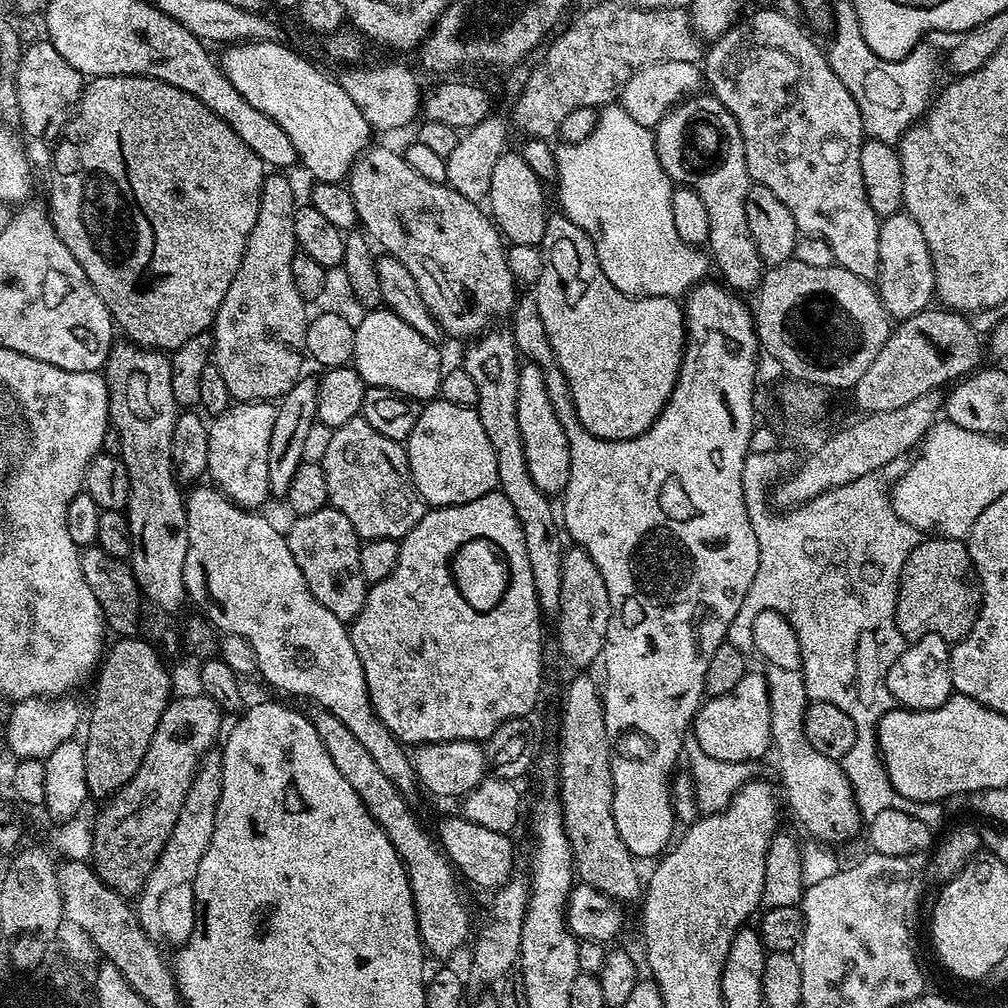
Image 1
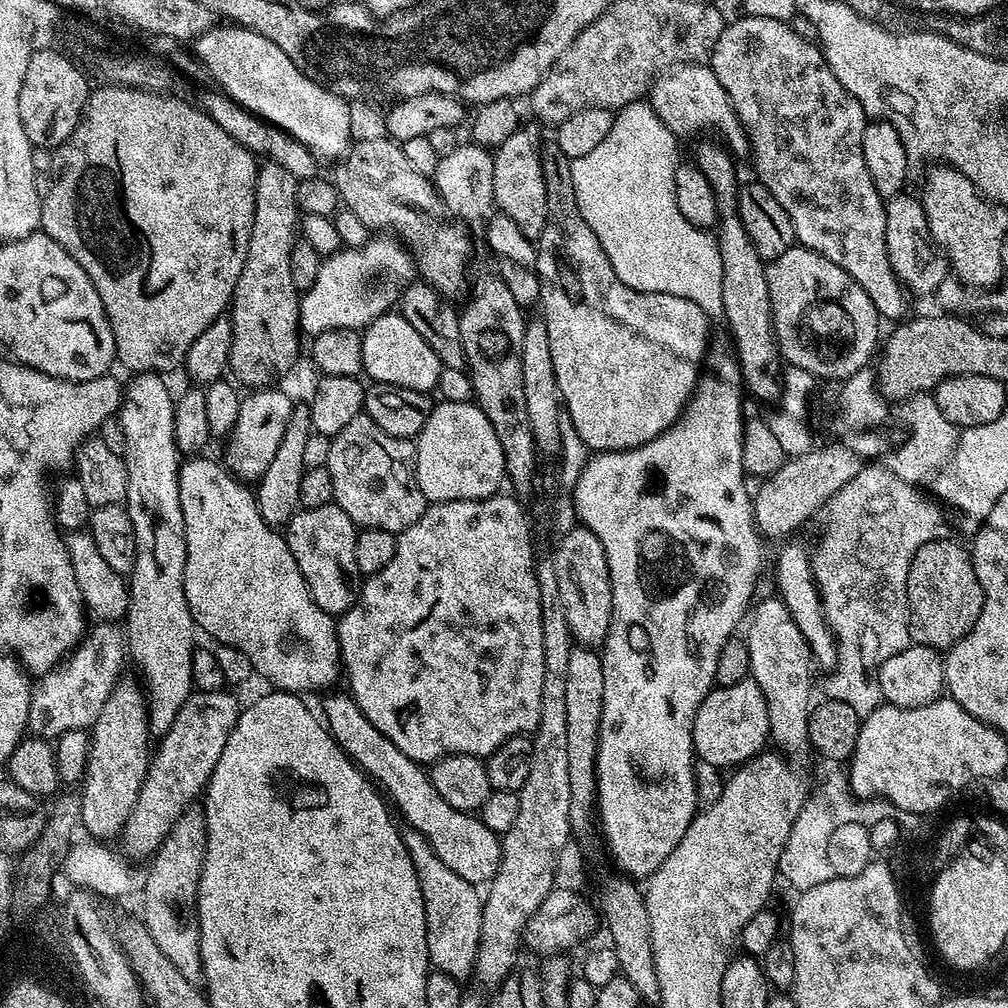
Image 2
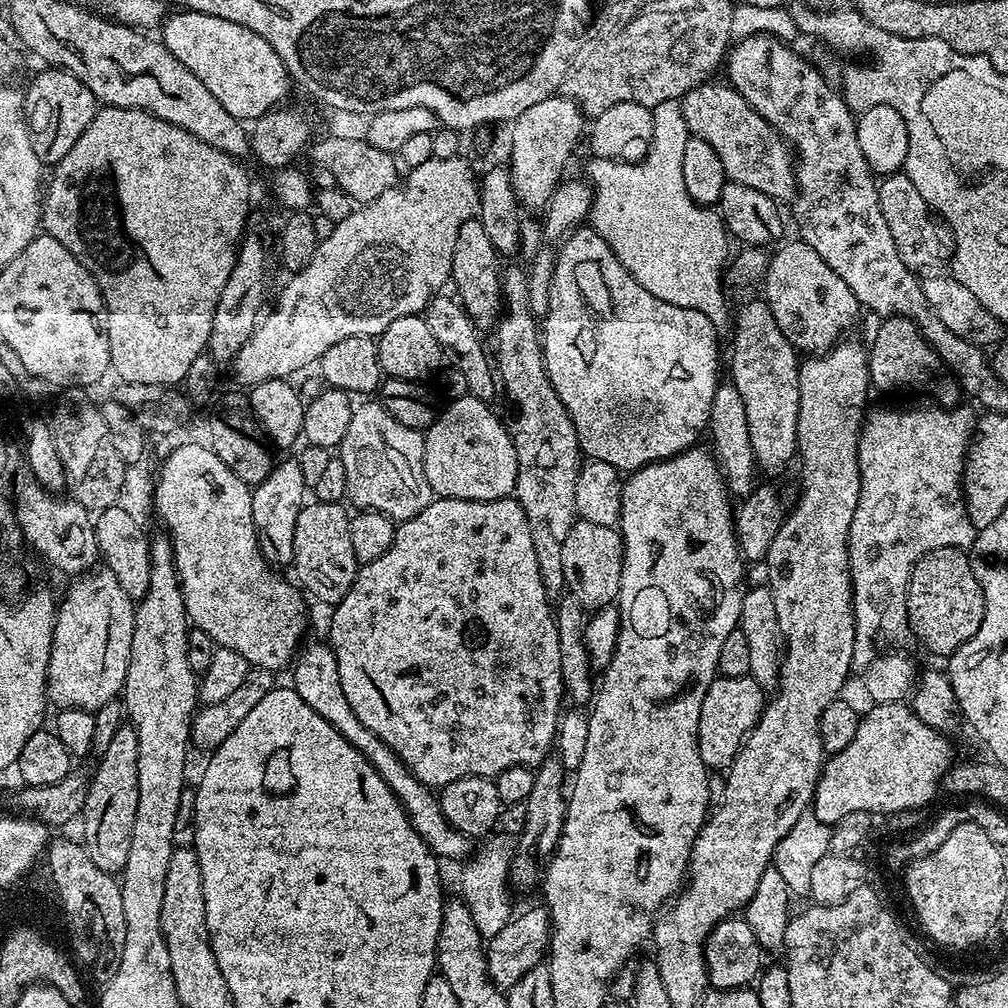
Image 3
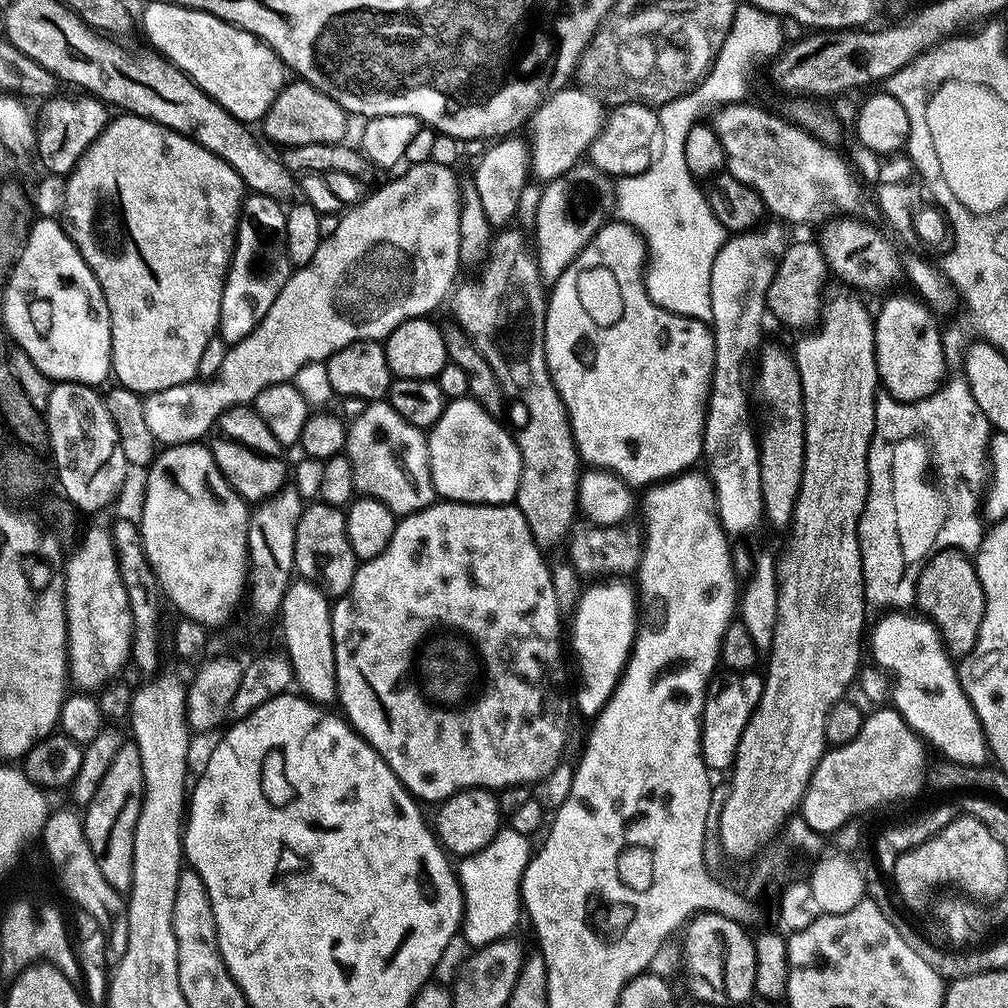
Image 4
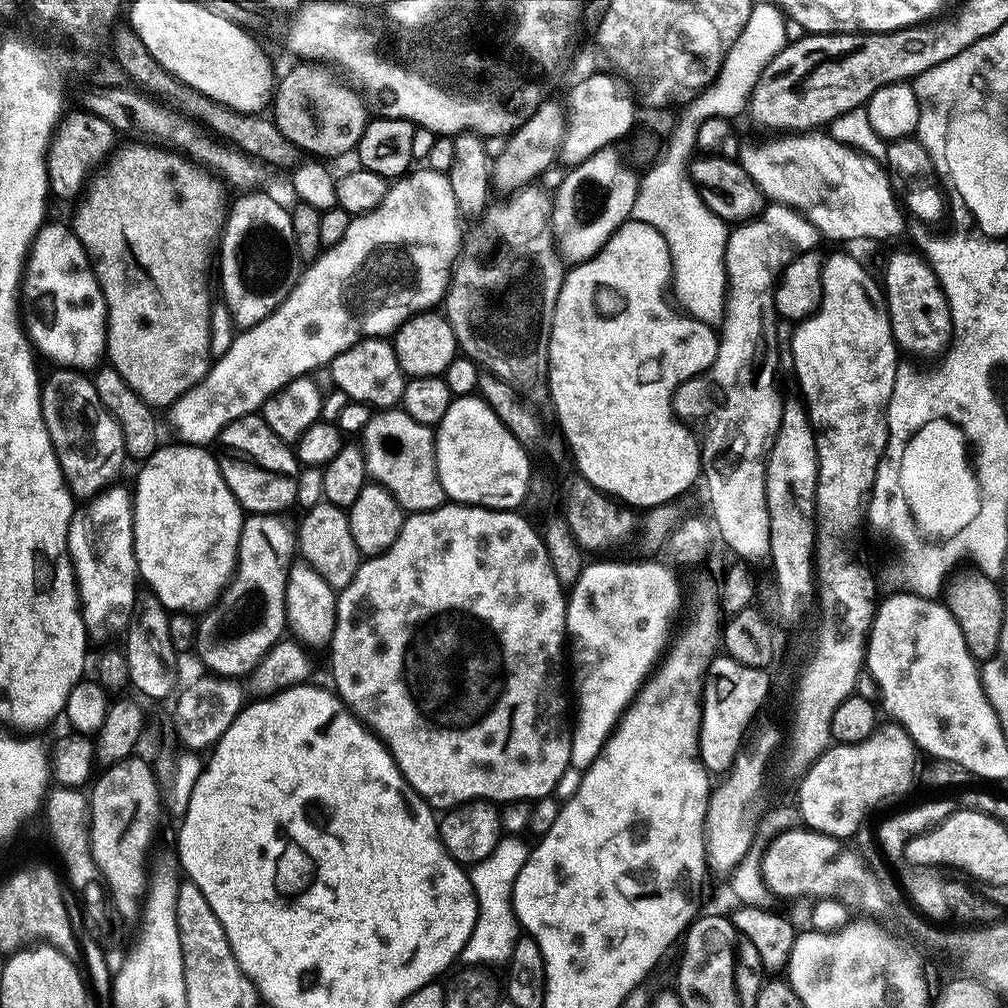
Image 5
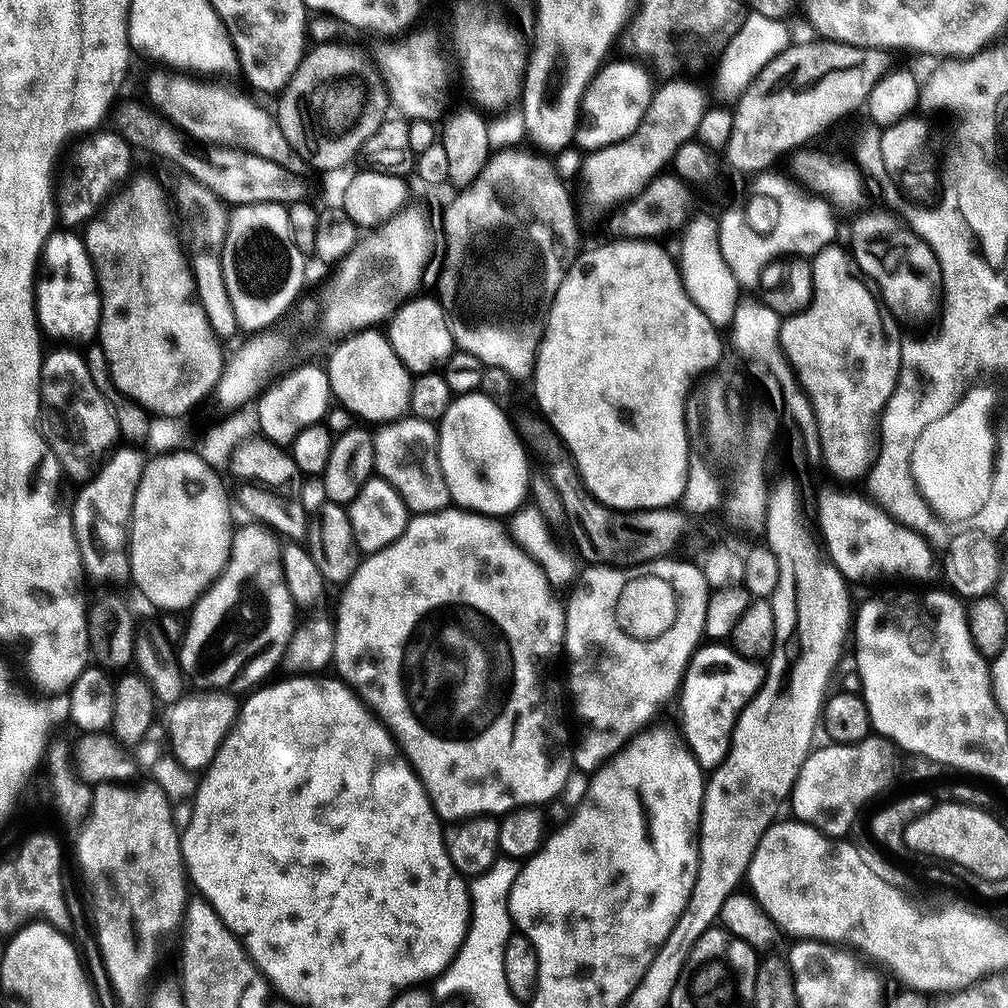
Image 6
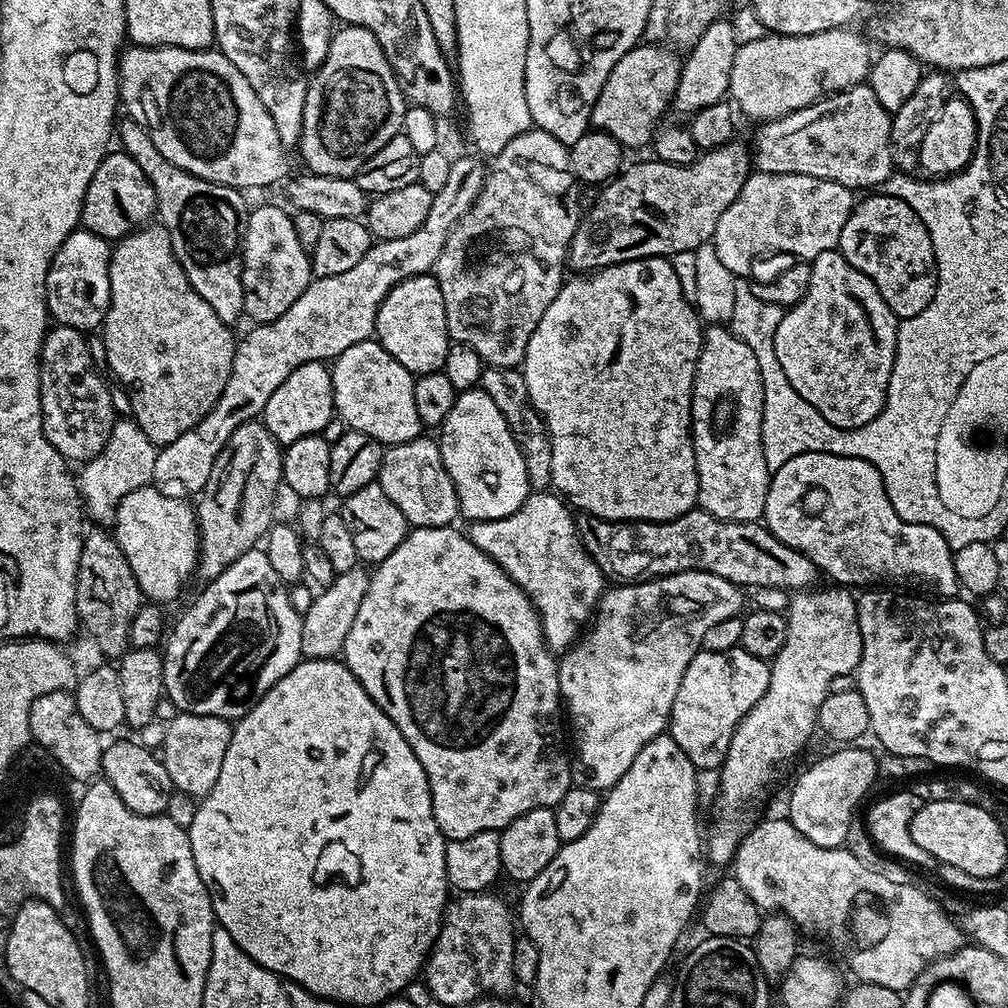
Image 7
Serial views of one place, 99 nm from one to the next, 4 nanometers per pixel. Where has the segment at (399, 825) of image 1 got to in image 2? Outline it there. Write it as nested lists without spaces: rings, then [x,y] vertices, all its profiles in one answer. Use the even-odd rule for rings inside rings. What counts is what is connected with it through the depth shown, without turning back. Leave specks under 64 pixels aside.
[[[408,830],[403,833],[404,845],[414,862],[418,882],[422,886],[422,898],[426,910],[426,946],[428,963],[437,972],[450,974],[450,978],[464,982],[472,975],[472,967],[478,954],[478,942],[482,930],[484,901],[477,885],[458,878],[430,846],[421,832]]]

